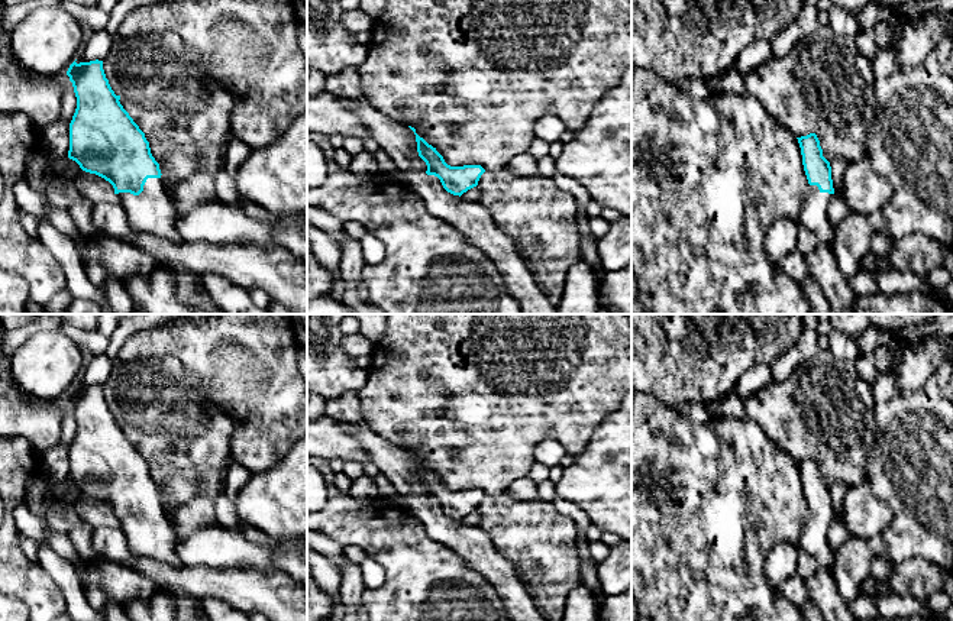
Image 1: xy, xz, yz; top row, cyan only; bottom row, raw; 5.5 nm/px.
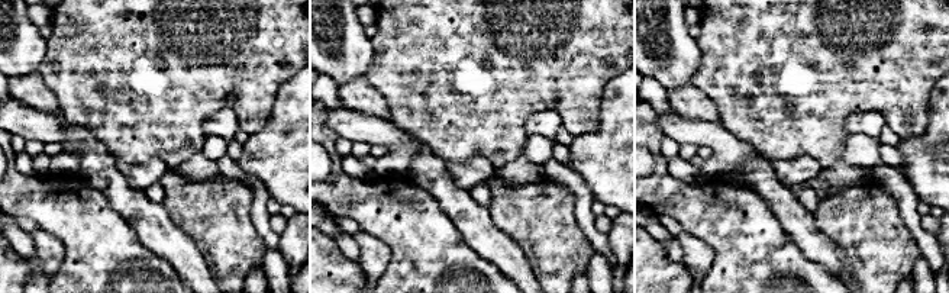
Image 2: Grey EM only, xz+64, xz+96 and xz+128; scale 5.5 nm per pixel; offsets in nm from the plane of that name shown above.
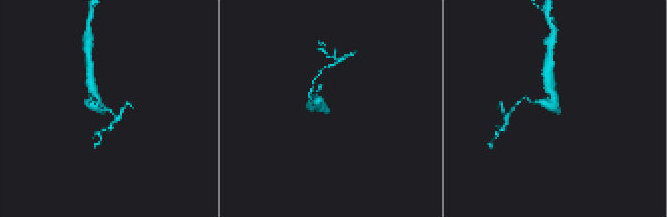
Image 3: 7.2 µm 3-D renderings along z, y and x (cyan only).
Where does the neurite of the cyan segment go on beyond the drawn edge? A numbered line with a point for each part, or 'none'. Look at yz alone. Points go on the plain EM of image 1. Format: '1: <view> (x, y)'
1: yz (814, 537)

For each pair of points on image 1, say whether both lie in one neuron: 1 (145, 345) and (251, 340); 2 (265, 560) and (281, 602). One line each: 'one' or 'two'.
1: one
2: two

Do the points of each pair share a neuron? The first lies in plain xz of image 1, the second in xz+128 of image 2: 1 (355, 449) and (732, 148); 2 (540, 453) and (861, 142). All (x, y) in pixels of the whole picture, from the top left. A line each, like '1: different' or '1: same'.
1: same
2: different

